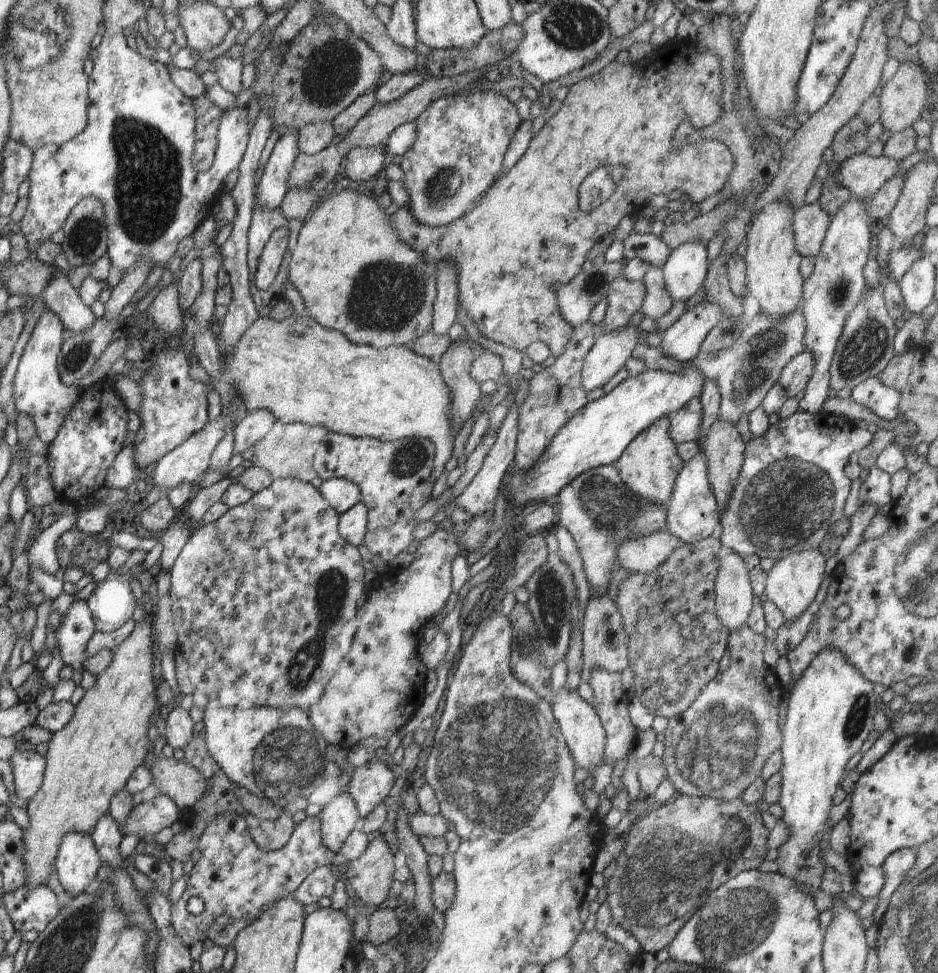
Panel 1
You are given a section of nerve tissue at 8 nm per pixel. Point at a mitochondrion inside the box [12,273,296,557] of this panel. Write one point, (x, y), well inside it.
(73, 360)

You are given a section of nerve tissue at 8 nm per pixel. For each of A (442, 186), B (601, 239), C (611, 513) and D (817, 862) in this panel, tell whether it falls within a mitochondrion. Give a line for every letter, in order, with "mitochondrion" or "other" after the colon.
A: mitochondrion
B: other
C: mitochondrion
D: other

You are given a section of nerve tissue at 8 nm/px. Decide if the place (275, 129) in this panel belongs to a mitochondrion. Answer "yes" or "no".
no

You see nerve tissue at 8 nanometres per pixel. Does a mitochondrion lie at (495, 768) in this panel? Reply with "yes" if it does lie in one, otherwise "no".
yes

